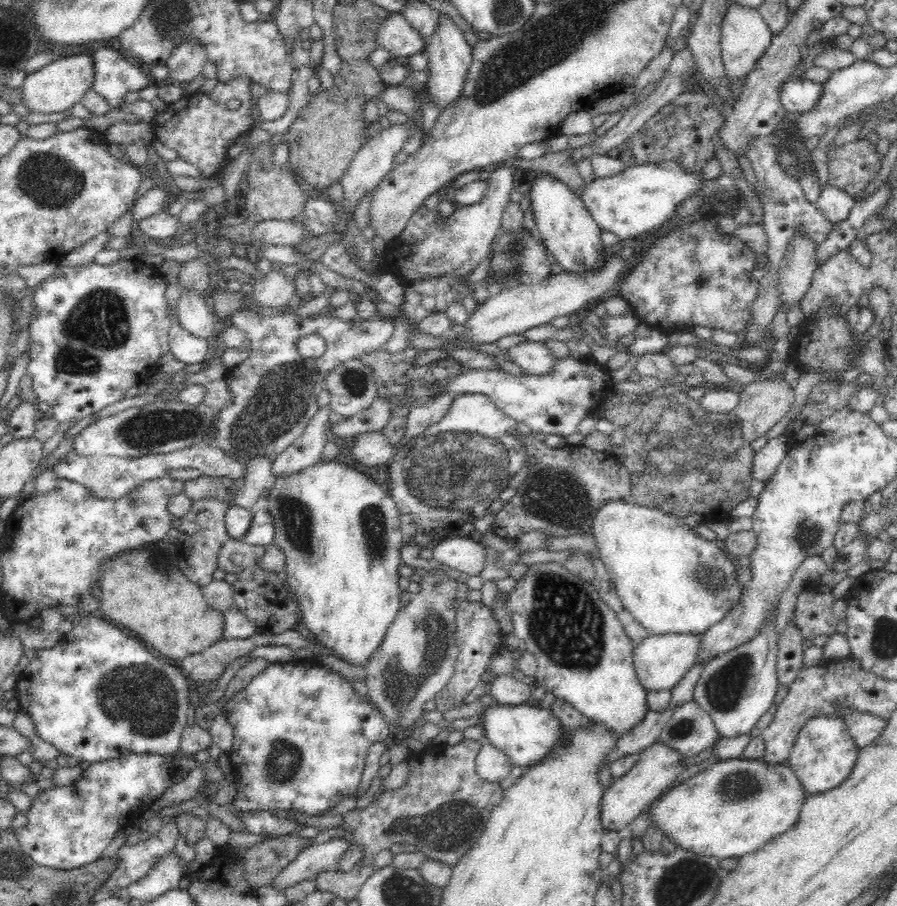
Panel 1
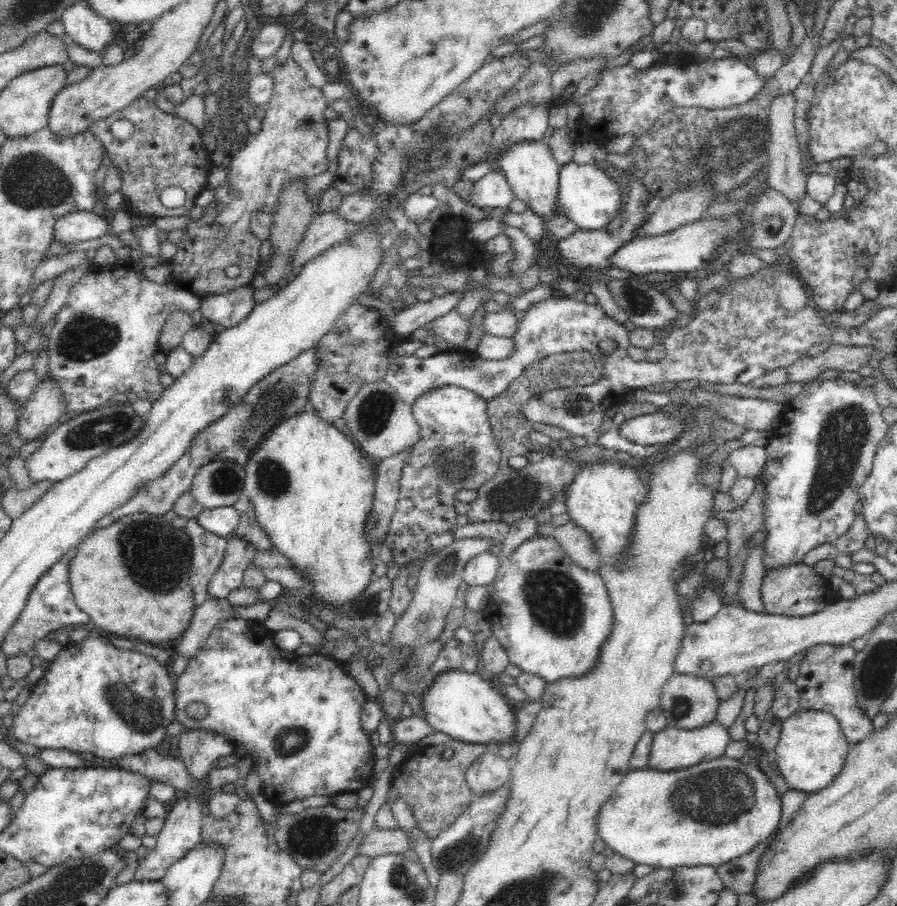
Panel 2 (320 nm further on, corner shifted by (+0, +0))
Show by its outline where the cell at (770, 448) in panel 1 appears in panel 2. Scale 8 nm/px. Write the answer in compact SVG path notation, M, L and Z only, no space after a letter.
M756 445L740 446L730 452L726 460L734 467L738 477L754 479L765 466L767 449Z

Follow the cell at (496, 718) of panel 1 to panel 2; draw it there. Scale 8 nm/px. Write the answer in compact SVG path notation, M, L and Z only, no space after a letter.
M450 668L436 674L422 696L422 718L435 732L444 732L458 741L486 744L490 748L495 748L501 742L512 743L516 728L516 705L504 698L502 692L483 676L461 668Z

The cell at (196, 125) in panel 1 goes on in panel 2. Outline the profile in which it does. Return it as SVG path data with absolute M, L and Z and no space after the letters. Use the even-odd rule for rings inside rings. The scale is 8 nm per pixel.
M138 97L118 113L92 122L89 131L101 141L110 164L120 173L121 187L118 192L124 200L123 210L130 214L130 218L134 215L152 218L186 216L196 197L205 190L208 173L215 166L195 126L176 114L164 113L154 99ZM119 118L128 118L135 126L134 134L123 142L114 139L109 132L111 123ZM168 186L184 189L186 197L182 206L168 208L162 205L159 194Z

